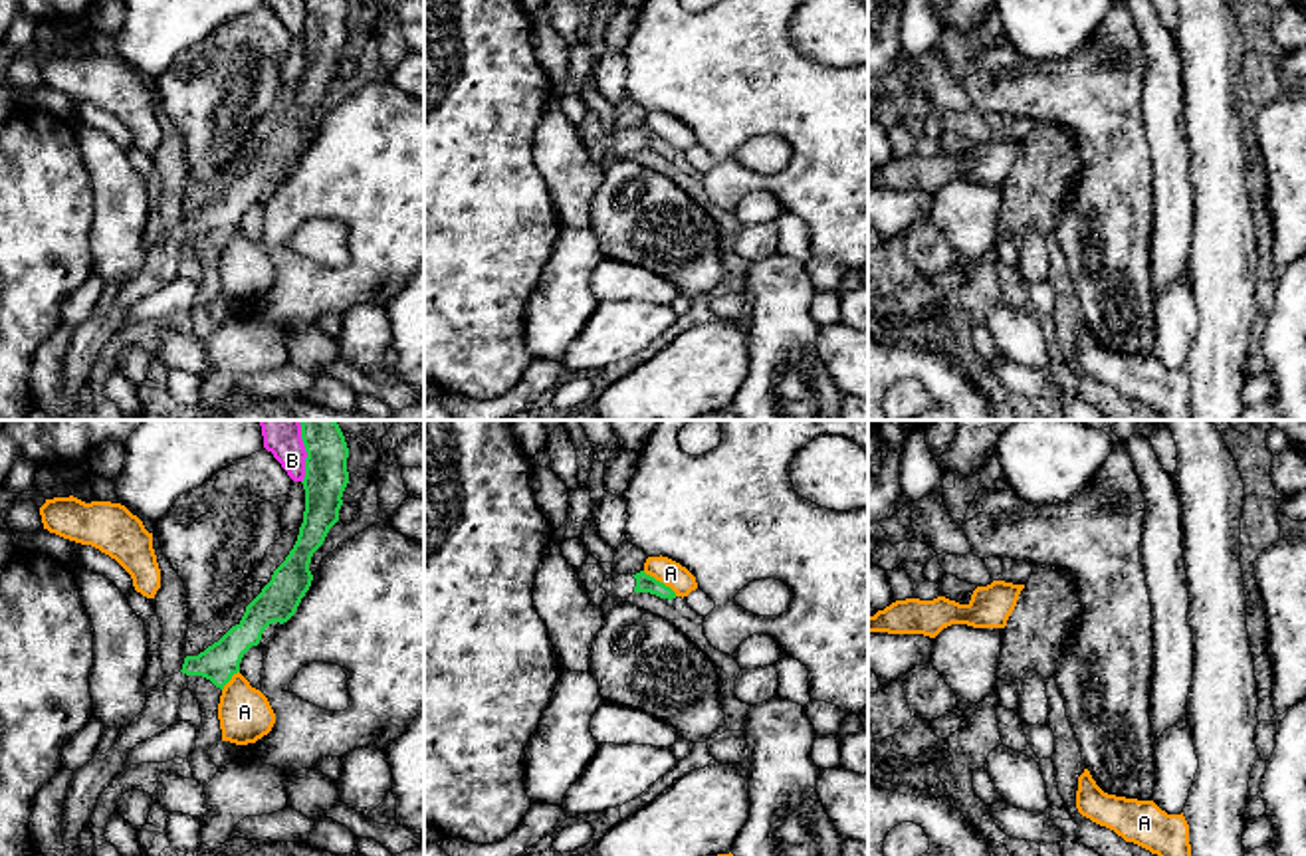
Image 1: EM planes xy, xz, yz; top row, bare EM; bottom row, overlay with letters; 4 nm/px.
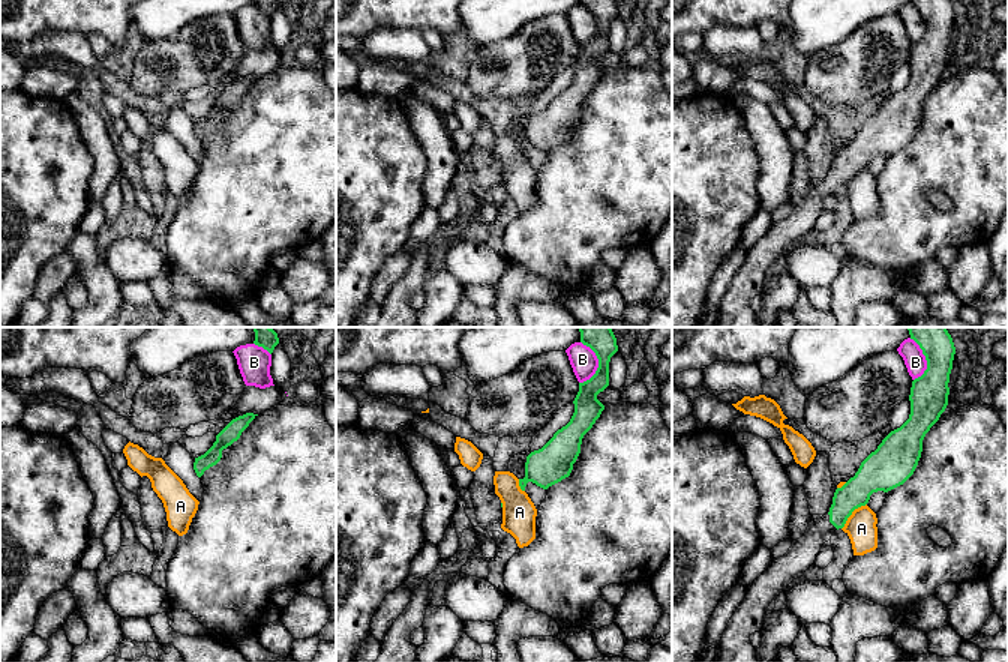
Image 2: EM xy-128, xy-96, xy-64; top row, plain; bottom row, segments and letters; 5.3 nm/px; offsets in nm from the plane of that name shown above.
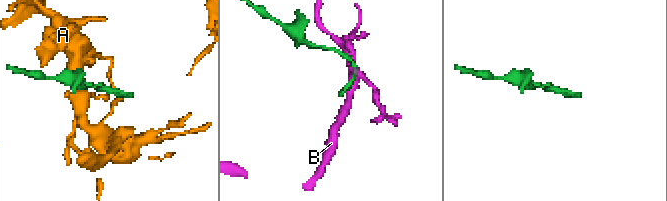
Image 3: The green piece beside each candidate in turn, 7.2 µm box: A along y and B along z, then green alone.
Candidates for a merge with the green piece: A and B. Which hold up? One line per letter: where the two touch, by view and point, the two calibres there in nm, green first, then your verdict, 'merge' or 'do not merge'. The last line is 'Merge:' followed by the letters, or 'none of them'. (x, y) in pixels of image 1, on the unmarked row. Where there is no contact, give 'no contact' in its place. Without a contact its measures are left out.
A: contact xz (658, 137); calibres 80 and 100 nm; do not merge
B: contact xy (306, 20); calibres 180 and 110 nm; do not merge
Merge: none of them

